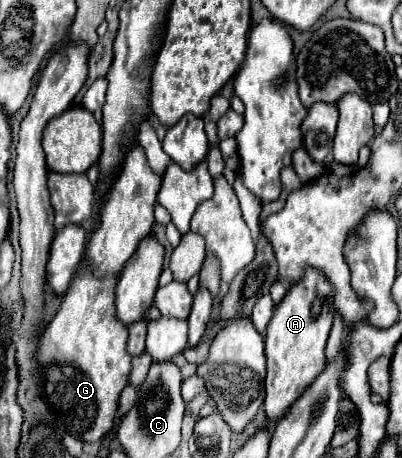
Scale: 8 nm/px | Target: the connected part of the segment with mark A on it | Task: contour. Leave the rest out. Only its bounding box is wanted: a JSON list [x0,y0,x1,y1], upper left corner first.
[265,268,335,420]

